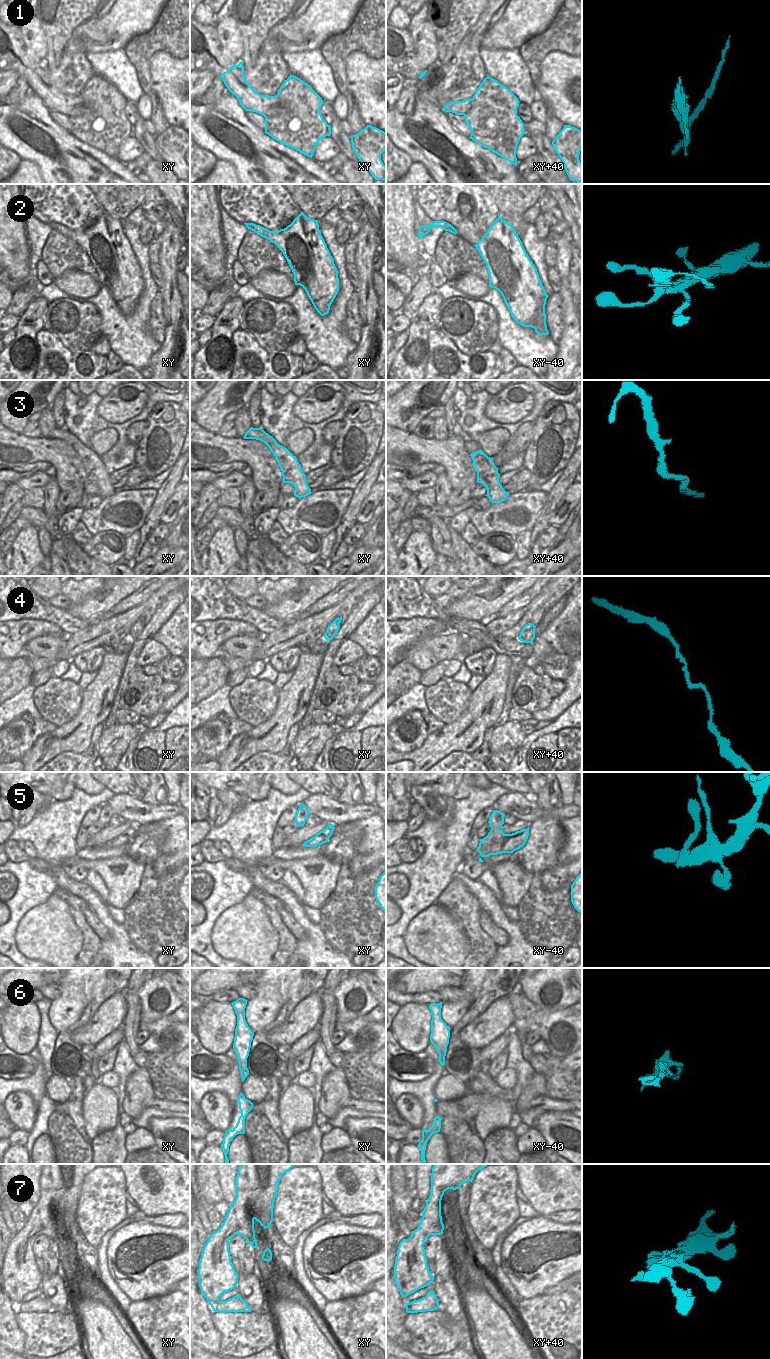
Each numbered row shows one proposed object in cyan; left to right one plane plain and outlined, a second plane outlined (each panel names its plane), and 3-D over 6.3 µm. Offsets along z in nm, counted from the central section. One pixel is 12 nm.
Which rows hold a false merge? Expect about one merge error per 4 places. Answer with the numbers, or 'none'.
1, 6

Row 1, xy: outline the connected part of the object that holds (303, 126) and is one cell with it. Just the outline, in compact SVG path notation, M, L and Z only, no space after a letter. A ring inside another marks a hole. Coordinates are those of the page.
M291 74L281 85L276 96L287 106L288 113L266 117L265 133L276 141L312 158L318 142L329 133L329 126L320 112L324 101L310 85Z

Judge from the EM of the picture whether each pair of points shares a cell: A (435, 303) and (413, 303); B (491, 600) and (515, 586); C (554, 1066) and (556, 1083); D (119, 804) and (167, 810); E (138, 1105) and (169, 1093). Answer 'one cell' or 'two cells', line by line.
A: two cells
B: one cell
C: one cell
D: one cell
E: two cells

